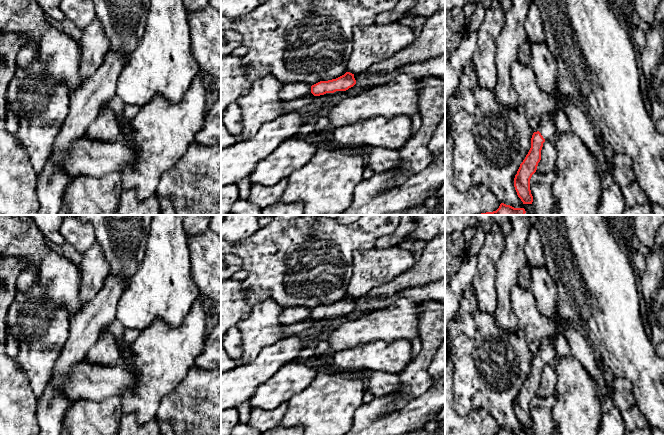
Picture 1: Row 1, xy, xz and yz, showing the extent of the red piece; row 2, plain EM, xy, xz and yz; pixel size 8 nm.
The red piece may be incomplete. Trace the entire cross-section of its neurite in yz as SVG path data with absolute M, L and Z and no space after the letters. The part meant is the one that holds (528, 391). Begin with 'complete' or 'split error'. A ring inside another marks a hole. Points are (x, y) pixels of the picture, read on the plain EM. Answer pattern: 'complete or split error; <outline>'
split error; M556 329L555 333L541 344L538 355L532 359L531 372L515 399L514 411L523 428L532 428L533 426L530 403L536 396L538 387L541 384L543 367L546 364L555 367L559 358L554 347L555 337L558 332L558 329Z

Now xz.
split error; M346 296L344 299L328 304L320 305L311 310L311 317L315 320L313 330L306 338L305 347L294 360L296 363L309 363L315 359L314 350L317 343L326 335L336 329L345 321L344 315L356 308L354 298Z

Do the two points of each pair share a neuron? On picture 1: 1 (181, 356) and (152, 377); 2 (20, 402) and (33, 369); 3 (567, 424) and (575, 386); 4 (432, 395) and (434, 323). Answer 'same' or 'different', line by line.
1: same
2: different
3: same
4: different

